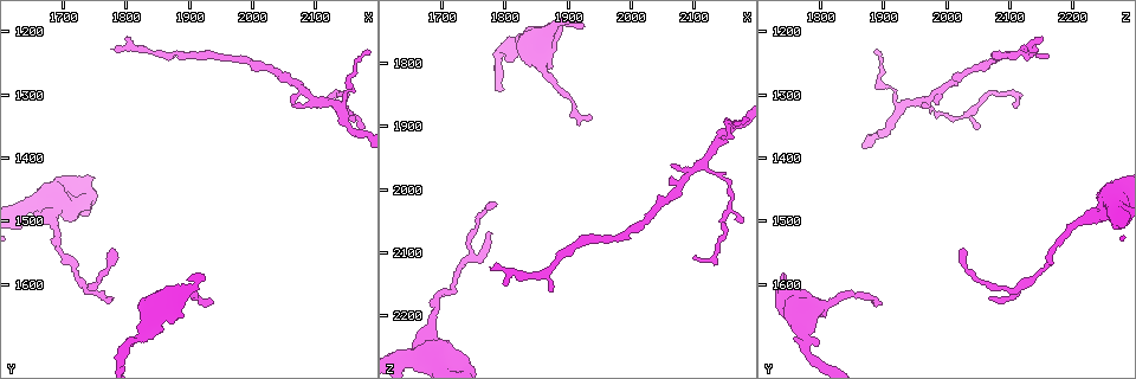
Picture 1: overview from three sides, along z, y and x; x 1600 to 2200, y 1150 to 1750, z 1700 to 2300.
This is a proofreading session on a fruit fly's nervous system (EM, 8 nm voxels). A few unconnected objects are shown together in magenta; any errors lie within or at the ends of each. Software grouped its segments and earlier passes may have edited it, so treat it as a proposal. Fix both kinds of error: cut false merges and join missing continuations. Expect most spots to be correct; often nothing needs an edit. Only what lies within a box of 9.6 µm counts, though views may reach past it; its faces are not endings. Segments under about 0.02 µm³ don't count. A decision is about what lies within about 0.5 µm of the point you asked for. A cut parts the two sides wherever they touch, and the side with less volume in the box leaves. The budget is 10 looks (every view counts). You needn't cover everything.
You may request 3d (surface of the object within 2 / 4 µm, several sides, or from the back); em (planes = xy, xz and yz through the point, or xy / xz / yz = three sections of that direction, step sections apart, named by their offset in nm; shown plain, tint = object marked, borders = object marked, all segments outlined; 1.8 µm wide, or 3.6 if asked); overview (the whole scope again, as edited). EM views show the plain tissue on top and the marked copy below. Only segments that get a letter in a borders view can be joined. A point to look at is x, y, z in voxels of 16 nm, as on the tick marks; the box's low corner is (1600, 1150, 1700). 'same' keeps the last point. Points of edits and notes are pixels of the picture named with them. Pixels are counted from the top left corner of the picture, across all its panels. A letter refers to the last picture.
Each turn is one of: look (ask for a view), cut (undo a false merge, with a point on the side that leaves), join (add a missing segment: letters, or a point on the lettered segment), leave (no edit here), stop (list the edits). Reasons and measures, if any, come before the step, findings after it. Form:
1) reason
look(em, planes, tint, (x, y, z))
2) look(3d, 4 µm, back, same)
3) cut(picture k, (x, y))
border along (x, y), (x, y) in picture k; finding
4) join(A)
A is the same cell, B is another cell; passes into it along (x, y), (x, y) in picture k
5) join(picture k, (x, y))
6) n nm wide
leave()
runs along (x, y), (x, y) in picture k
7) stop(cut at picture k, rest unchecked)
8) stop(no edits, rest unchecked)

abrupt turn
look(3d, 4 µm, (1680, 1480, 2250))

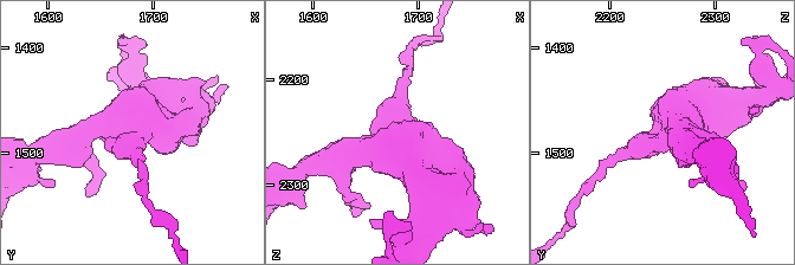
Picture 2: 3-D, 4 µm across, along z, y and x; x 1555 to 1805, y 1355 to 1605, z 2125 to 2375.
look(em, 3.6 µm, planes, tint, (1680, 1484, 2254))

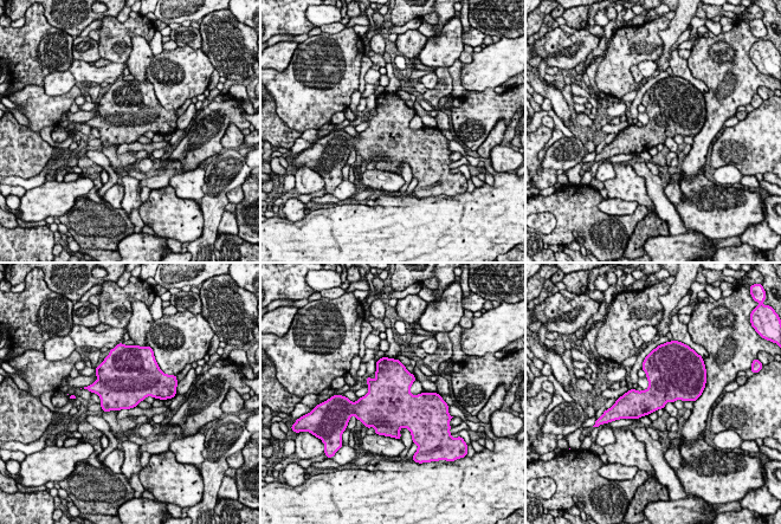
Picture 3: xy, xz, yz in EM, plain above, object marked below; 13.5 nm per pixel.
what lies round it
look(em, 3.6 µm, planes, borders, same)

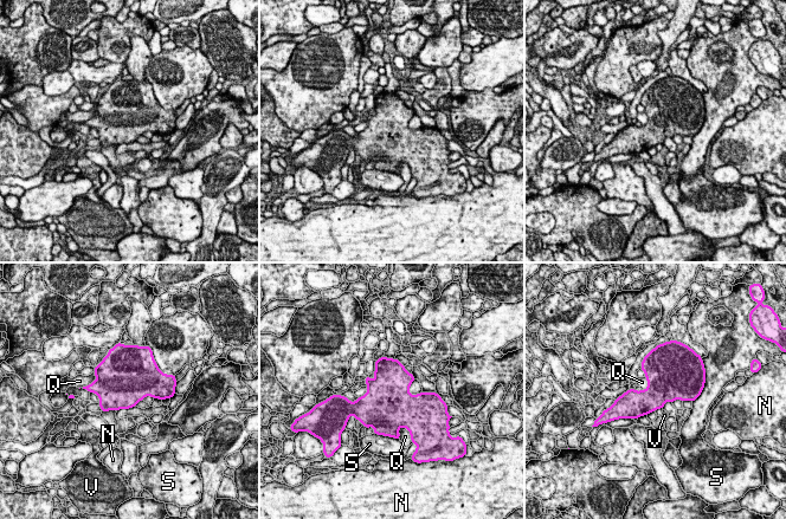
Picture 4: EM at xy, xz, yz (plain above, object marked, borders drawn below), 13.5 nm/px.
440 nm wide
leave()
N, Q, S and V are other cells; one cell here

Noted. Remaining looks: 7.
tapers out
look(3d, 2 µm, back, (1800, 1215, 2150))

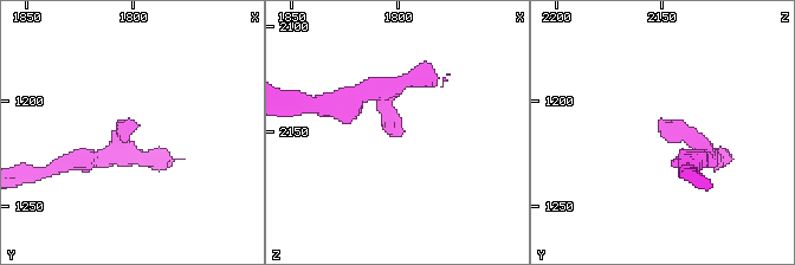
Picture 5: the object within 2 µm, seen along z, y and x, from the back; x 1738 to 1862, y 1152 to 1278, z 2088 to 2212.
look(em, planes, borders, (1800, 1211, 2151))

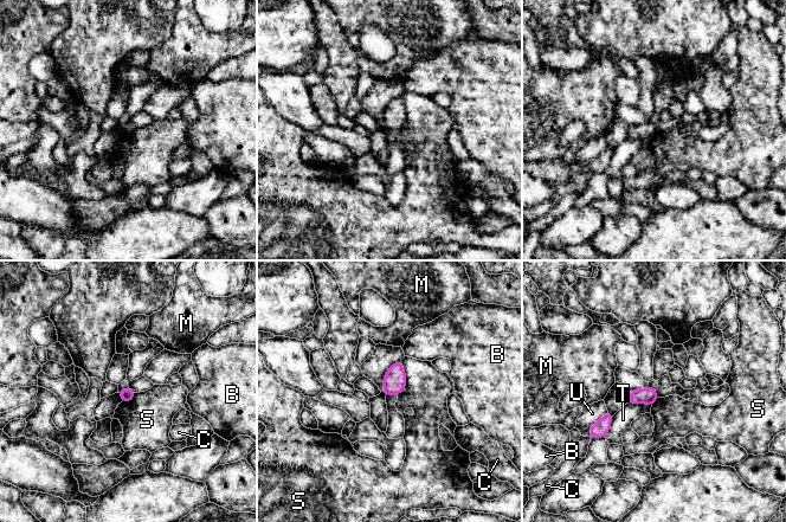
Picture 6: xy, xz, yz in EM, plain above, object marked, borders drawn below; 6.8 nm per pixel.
leave()
B, C, M, S, T and U are other cells; border along (401, 360), (406, 378), (405, 387) in picture 6; no lettered segment goes on from it

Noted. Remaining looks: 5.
tapers out
look(em, xz, step 16, borders, (2065, 1315, 1960))

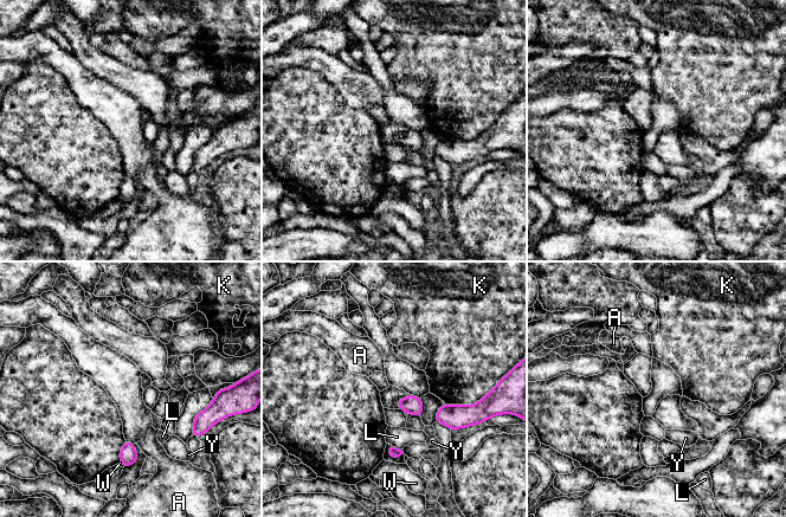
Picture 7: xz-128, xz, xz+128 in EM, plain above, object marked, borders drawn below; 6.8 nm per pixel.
another direction
look(em, planes, borders, same)

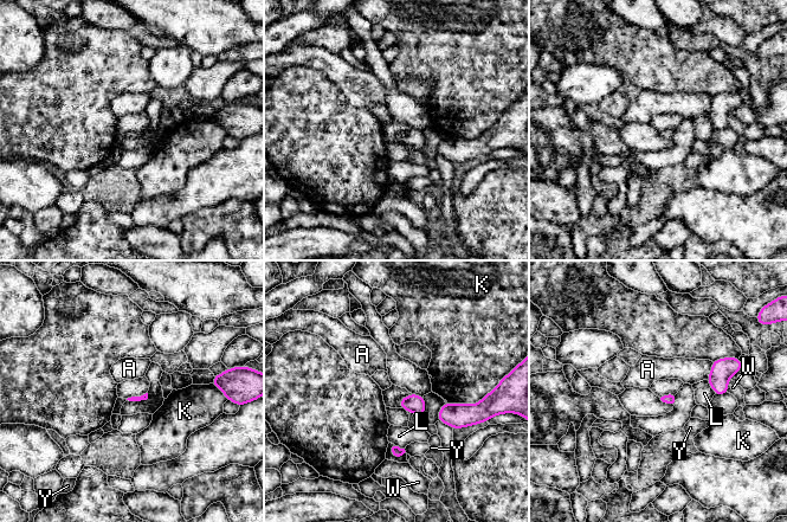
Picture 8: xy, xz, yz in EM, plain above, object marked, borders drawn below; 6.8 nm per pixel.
leave()
A, K, L, W and Y are other cells; border along (705, 380), (715, 393) in picture 8; none of them fits

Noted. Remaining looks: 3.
free end
look(em, xy, step 16, borders, (1775, 1545, 2025))

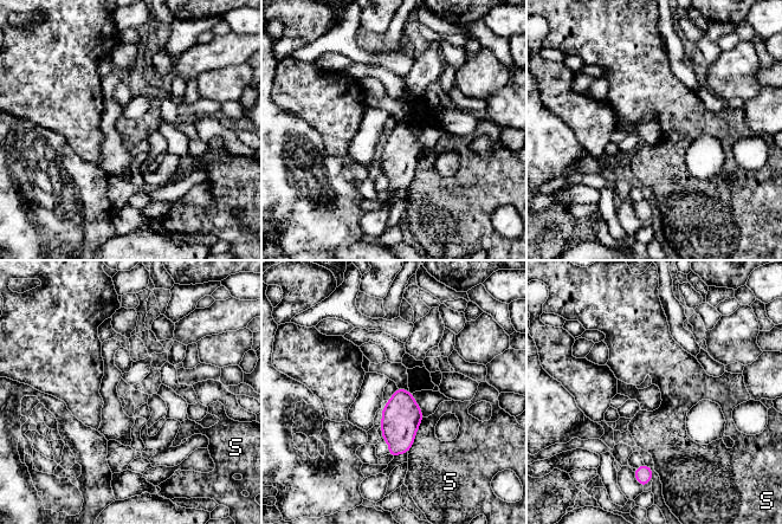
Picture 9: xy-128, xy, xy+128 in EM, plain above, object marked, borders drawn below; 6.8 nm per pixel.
cut it another way
look(em, planes, borders, same)

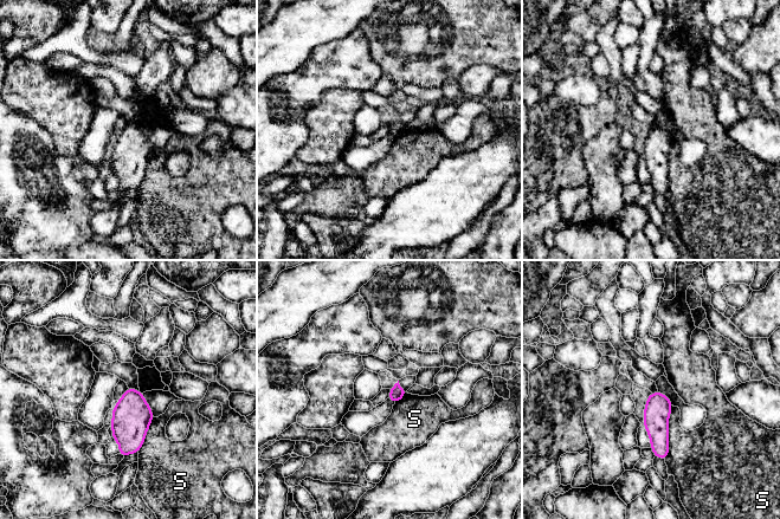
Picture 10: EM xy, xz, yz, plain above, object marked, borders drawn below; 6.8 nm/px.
leave()
S is another cell; border along (672, 406), (669, 453), (664, 460) in picture 10; no lettered segment goes on from it

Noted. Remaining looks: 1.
stop(no edits, rest unchecked)

